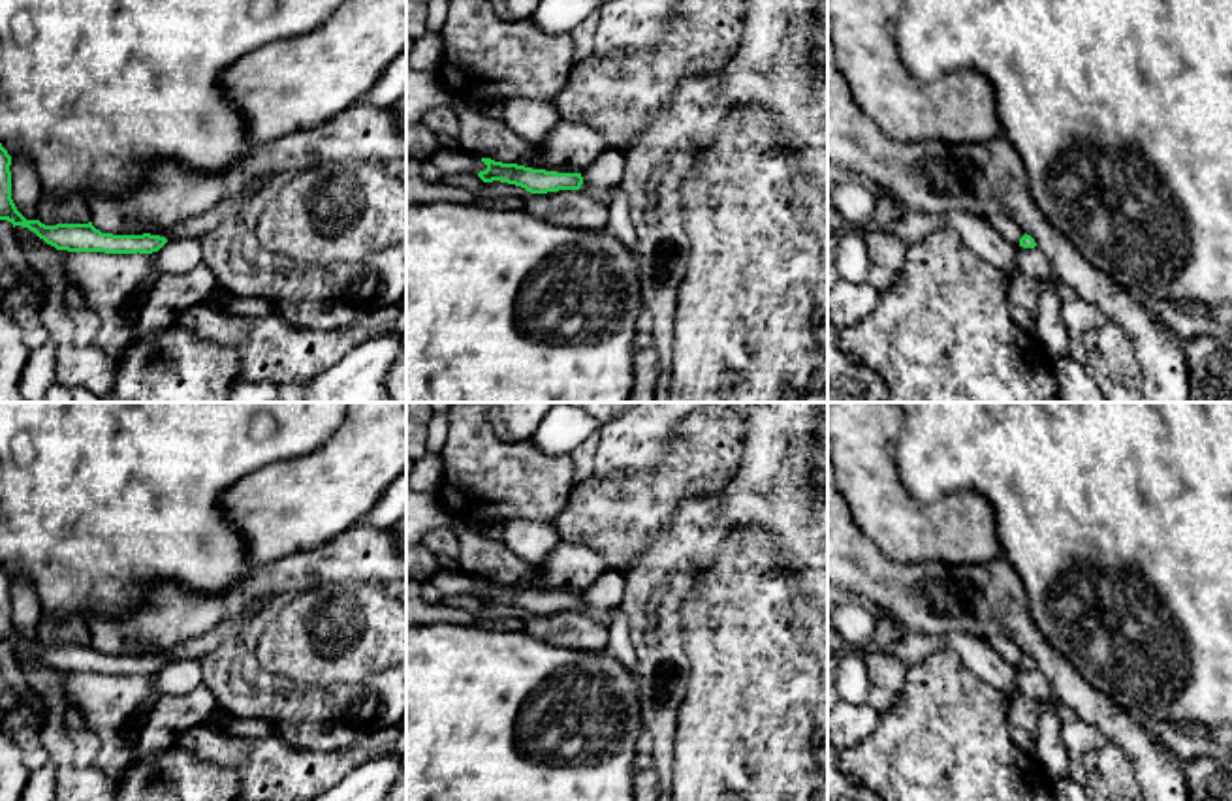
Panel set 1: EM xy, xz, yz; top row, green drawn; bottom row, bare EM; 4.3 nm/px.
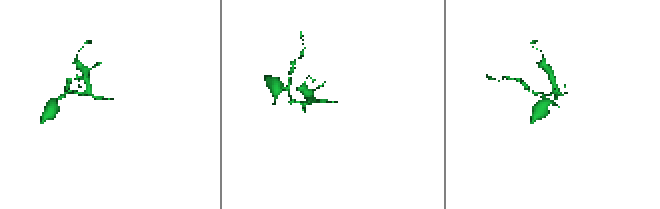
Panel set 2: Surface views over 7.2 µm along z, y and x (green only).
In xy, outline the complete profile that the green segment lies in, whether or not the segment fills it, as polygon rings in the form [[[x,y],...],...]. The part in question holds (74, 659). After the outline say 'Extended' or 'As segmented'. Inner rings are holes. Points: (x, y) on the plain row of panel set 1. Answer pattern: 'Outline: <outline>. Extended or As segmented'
Outline: [[[0,564],[0,641],[28,649],[47,666],[68,673],[105,673],[105,675],[152,675],[158,673],[167,660],[160,656],[113,656],[102,654],[88,645],[56,645],[45,647],[39,641],[26,641],[11,620],[11,577]]]. As segmented

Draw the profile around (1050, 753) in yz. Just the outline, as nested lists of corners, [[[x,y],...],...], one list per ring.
[[[1053,698],[1042,701],[1033,758],[1042,765],[1051,782],[1066,777],[1068,771],[1068,752],[1061,737],[1061,726],[1065,716],[1053,705]]]

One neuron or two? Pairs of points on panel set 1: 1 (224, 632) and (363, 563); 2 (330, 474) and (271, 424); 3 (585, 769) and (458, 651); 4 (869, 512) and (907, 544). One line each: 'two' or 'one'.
1: one
2: two
3: one
4: one

